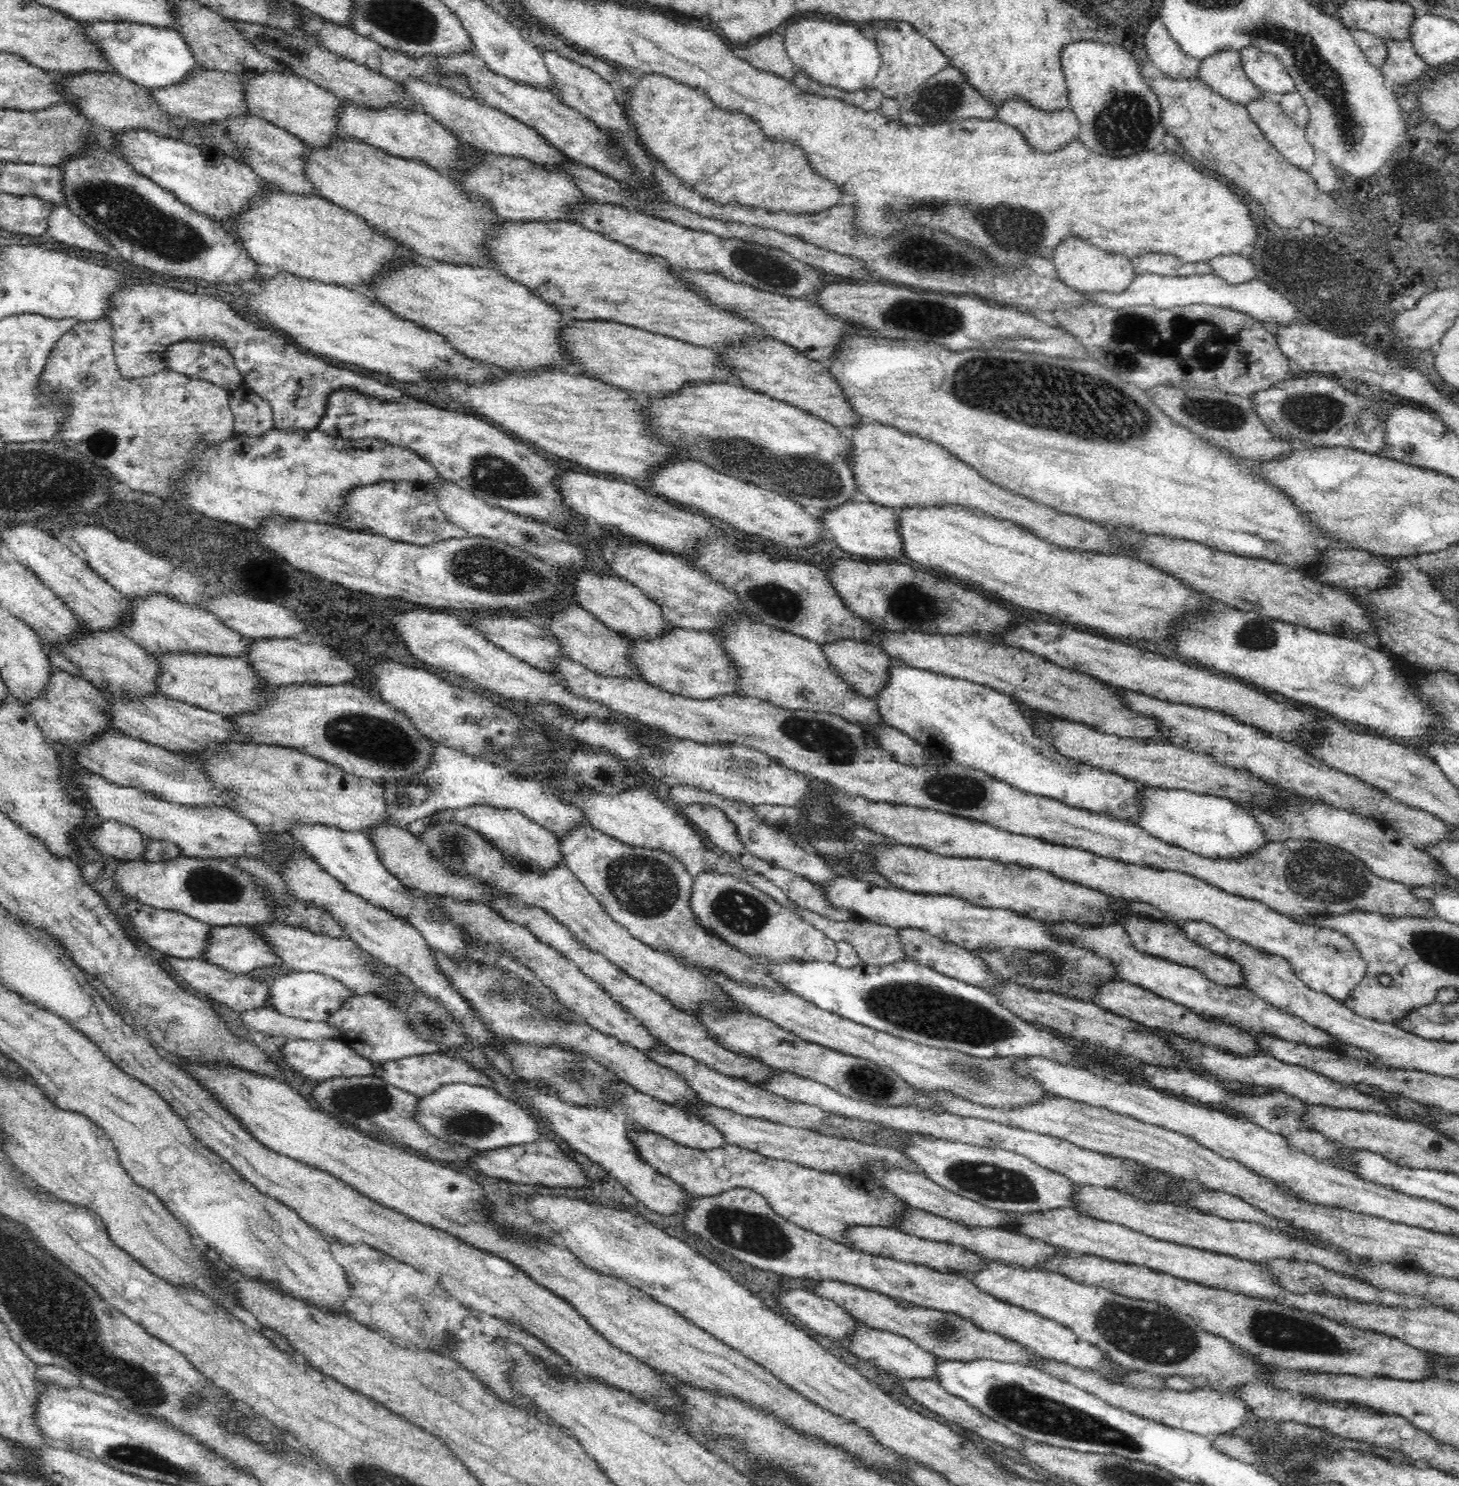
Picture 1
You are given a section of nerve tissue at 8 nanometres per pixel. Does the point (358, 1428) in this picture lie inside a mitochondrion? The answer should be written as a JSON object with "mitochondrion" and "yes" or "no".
{"mitochondrion":"no"}

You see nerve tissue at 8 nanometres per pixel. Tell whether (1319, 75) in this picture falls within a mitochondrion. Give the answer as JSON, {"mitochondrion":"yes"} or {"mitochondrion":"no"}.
{"mitochondrion":"yes"}

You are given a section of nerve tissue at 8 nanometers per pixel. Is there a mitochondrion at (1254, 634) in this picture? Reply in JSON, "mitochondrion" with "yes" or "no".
{"mitochondrion":"yes"}

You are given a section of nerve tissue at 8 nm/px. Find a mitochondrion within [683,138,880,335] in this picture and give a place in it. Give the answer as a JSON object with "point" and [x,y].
{"point":[767,268]}

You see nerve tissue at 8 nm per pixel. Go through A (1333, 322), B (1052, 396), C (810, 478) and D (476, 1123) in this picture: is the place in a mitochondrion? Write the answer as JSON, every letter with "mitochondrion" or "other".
{"A":"other","B":"mitochondrion","C":"mitochondrion","D":"mitochondrion"}

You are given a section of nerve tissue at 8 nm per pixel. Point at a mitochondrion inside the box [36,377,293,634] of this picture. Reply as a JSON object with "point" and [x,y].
{"point":[102,444]}

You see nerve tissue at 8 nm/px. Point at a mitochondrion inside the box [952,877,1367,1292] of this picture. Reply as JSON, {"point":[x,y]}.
{"point":[1277,1114]}

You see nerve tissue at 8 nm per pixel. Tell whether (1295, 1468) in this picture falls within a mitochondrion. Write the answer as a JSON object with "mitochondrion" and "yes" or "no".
{"mitochondrion":"yes"}

